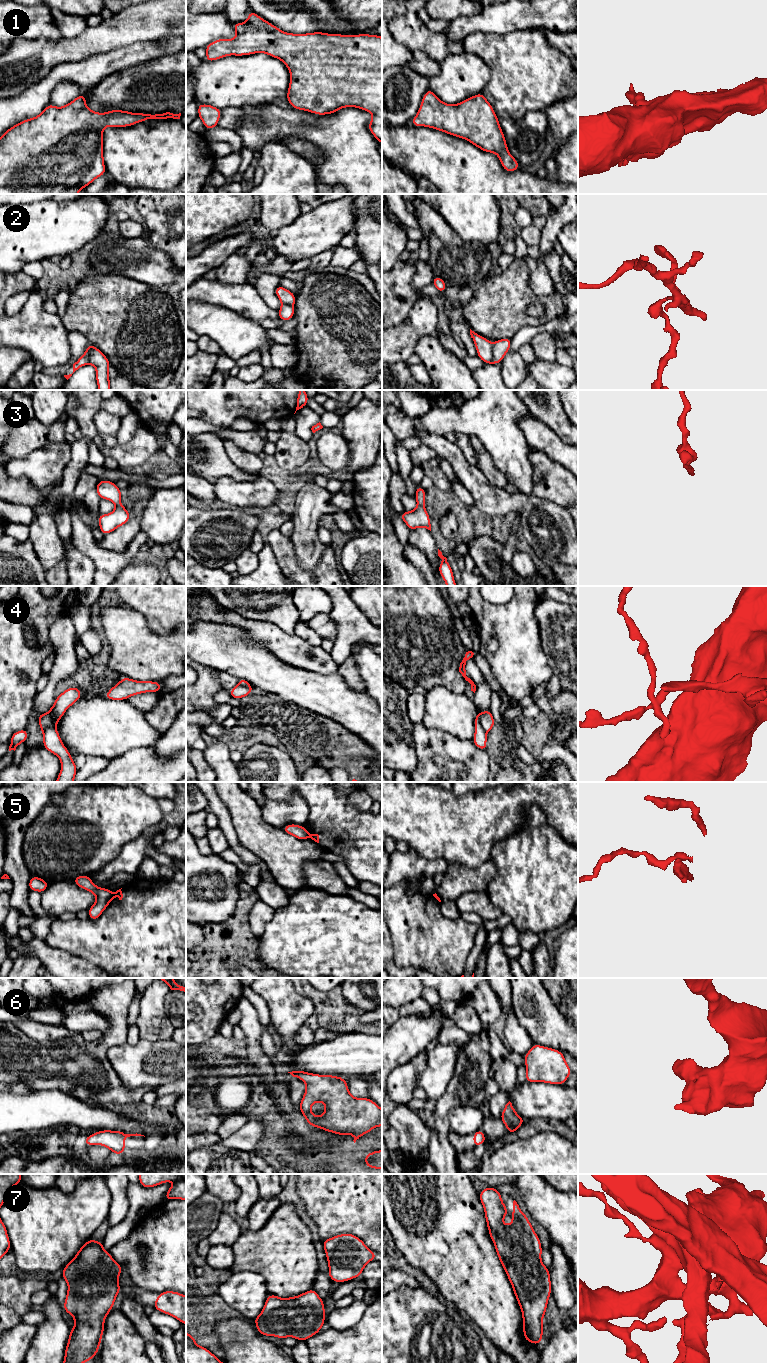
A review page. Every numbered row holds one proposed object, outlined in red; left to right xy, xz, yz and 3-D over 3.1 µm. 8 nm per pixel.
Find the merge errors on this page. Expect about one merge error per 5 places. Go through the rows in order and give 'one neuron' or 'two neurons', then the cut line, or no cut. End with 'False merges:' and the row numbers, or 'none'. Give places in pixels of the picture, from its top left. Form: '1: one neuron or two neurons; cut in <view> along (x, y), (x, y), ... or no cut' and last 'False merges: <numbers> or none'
1: one neuron; no cut
2: two neurons; cut in yz along (493, 345), (492, 361), (490, 363)
3: one neuron; no cut
4: two neurons; cut in yz along (480, 712), (480, 725), (486, 733)
5: two neurons; cut in xy along (112, 893), (113, 897)
6: one neuron; no cut
7: one neuron; no cut
False merges: 2, 4, 5

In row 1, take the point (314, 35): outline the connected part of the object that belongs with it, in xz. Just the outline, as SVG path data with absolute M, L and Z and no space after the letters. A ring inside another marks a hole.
M252 10L249 11L246 22L232 24L236 37L221 38L206 45L205 61L255 53L277 58L290 72L287 102L294 109L316 115L336 113L346 107L368 111L373 116L368 128L382 145L382 37L377 34L348 36L319 31L308 34L286 33Z

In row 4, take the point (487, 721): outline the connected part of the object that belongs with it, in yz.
M490 709L481 712L480 722L482 728L486 733L491 731L491 729L495 726L496 723Z

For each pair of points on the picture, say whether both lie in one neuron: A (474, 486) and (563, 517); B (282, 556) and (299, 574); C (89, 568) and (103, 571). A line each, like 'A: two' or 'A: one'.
A: one
B: one
C: two

